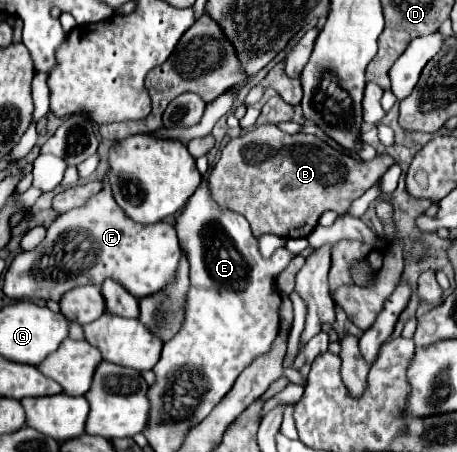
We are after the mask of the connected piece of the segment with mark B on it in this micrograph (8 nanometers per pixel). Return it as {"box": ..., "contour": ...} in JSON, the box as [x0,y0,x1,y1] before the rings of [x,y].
{"box":[209,123,385,239],"contour":[[[265,123],[245,131],[235,139],[229,139],[209,179],[213,195],[217,195],[217,203],[229,207],[231,211],[241,213],[249,221],[255,237],[263,233],[273,233],[285,239],[297,239],[307,237],[317,227],[317,221],[323,211],[333,209],[339,215],[347,213],[351,203],[357,197],[361,197],[377,179],[381,179],[383,173],[385,173],[385,155],[377,155],[373,161],[355,161],[345,153],[337,153],[315,135],[305,133],[289,135],[283,133],[273,123]]]}

